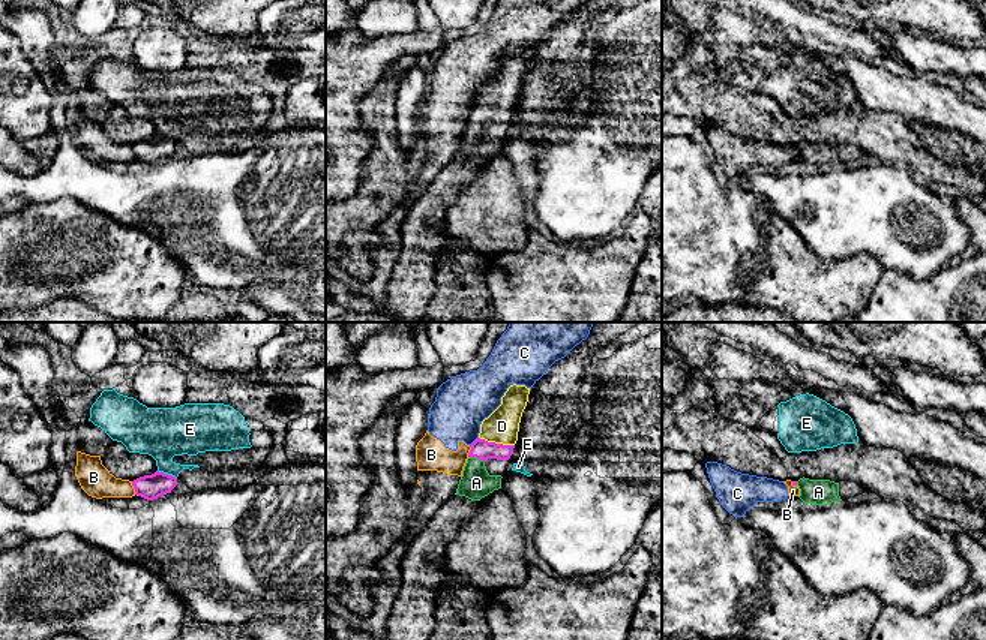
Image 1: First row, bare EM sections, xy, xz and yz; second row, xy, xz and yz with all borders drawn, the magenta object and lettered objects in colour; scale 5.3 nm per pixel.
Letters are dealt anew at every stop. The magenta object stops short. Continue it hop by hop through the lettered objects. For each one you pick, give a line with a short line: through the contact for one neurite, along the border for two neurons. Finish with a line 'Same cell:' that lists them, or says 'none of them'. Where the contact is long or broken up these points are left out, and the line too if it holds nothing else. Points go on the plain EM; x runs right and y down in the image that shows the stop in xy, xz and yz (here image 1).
A: line xz (480, 113), (476, 122), (476, 147)
D: line xz (480, 113), (497, 108), (502, 90)
Same cell: A, D

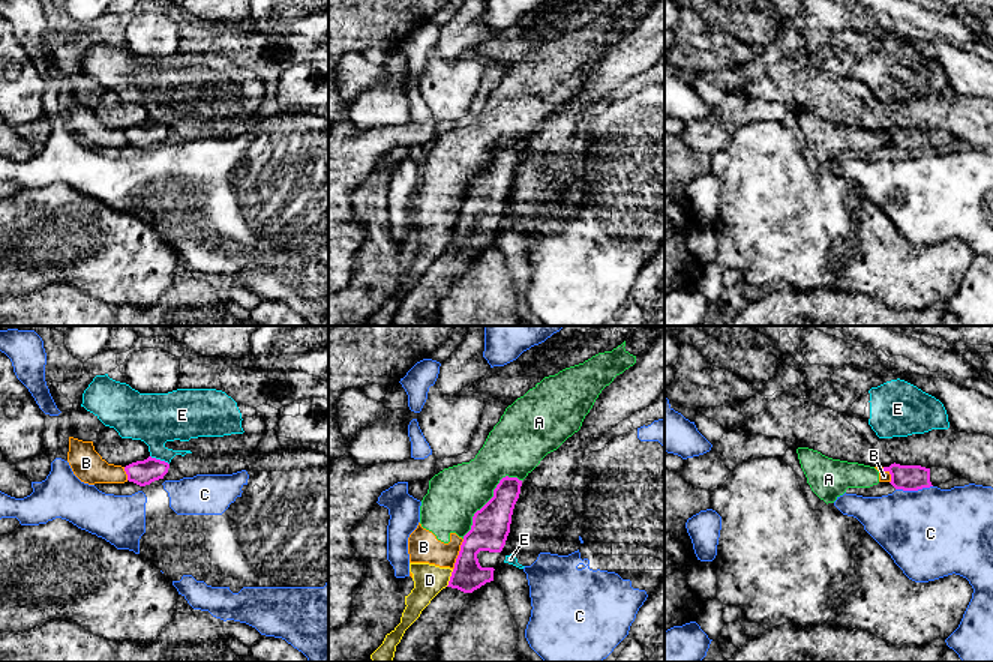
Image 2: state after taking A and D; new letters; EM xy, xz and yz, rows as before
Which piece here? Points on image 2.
Same cell: none of them

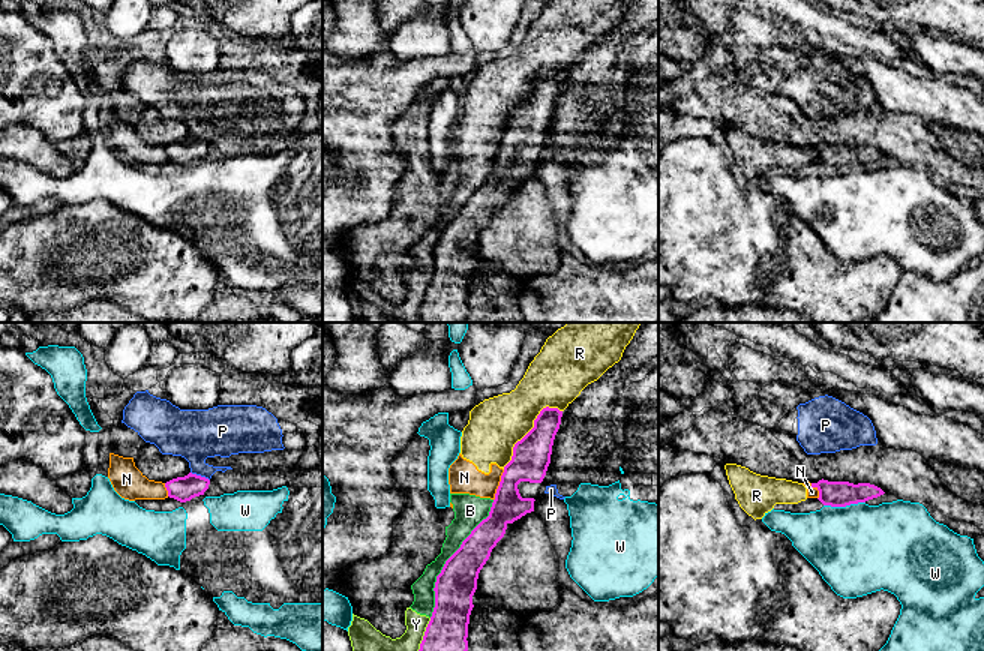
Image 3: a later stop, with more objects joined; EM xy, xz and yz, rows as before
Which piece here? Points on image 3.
Same cell: none of them

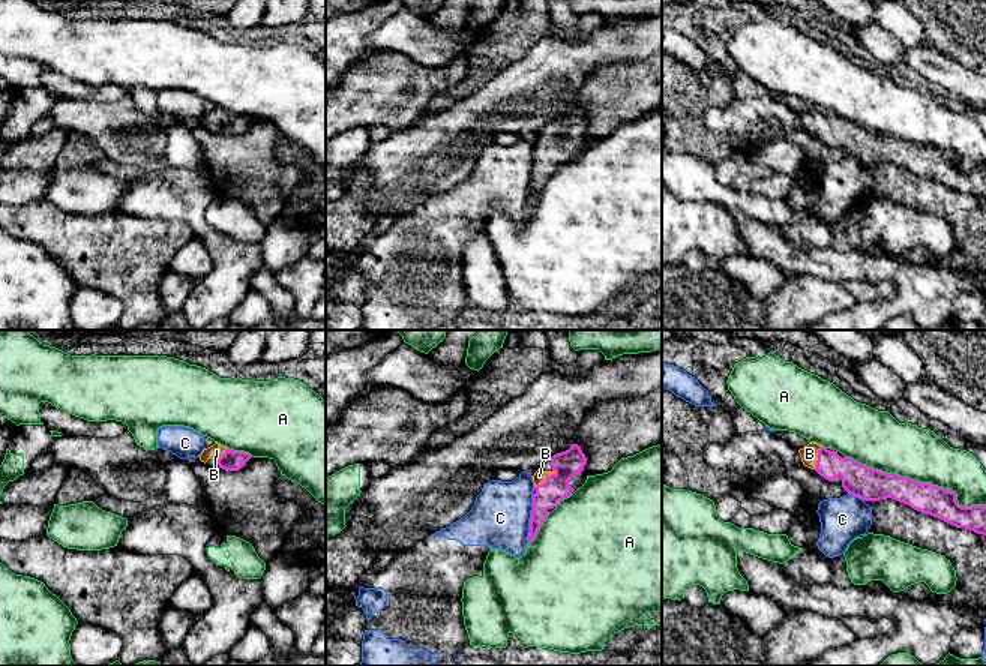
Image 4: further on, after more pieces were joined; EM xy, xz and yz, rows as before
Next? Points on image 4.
Same cell: B

